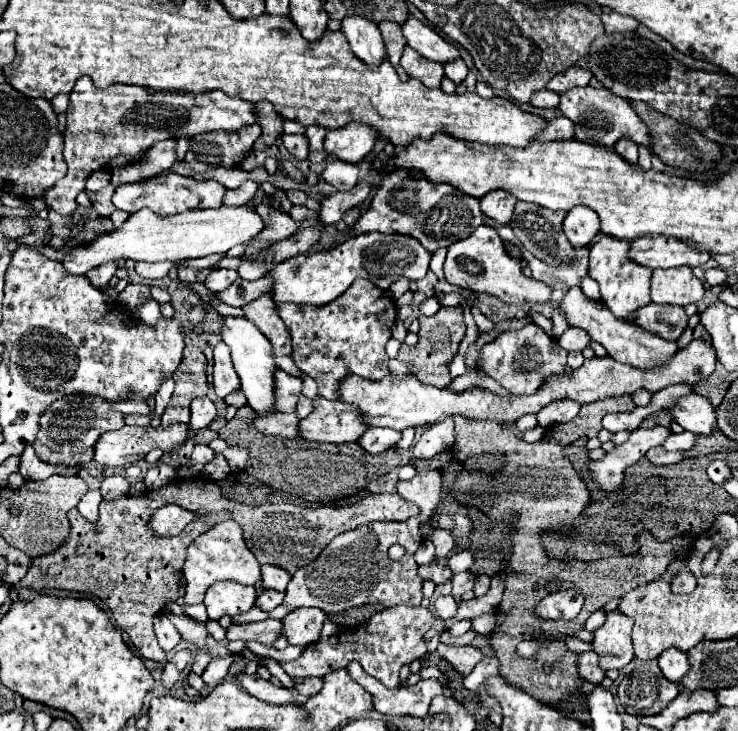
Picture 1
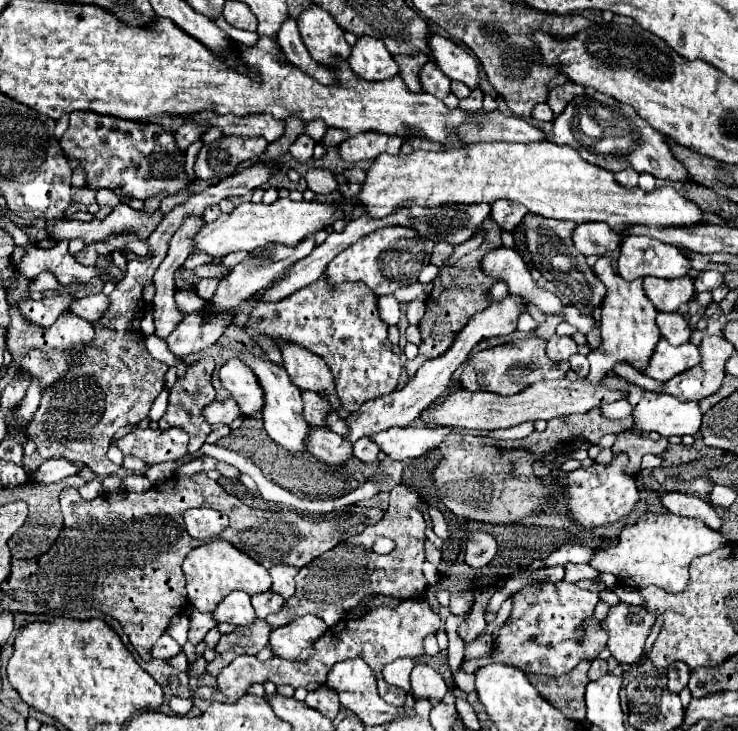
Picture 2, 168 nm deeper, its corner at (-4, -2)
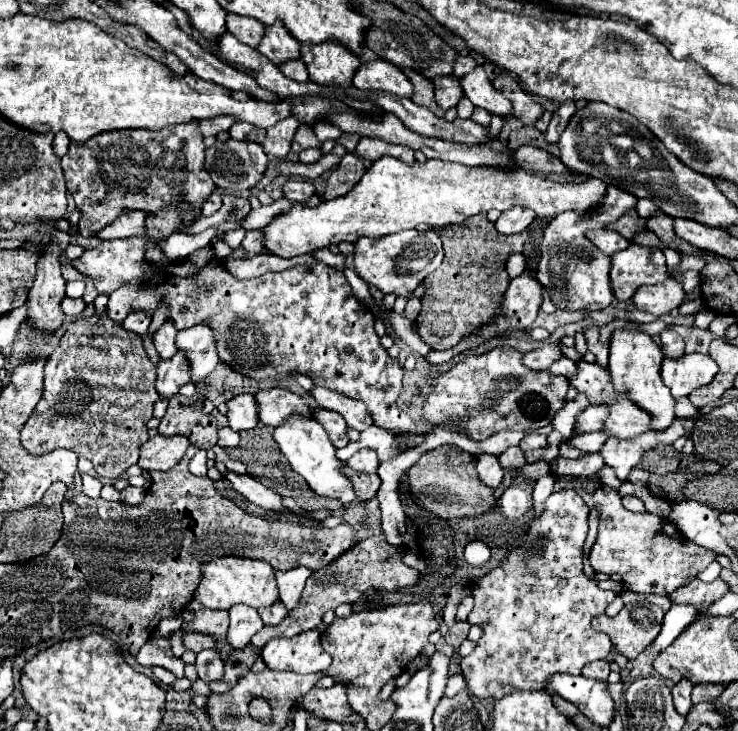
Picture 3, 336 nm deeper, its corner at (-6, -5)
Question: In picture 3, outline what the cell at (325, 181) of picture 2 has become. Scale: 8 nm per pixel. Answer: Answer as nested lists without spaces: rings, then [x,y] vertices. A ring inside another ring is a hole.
[[[288,180],[284,184],[284,196],[292,202],[308,202],[316,192],[316,186],[312,182],[304,182],[304,180]]]

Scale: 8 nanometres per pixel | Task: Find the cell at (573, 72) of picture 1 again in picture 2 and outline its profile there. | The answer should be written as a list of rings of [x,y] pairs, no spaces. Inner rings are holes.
[[[566,81],[562,87],[552,89],[550,95],[548,95],[548,105],[550,105],[552,111],[554,111],[554,117],[558,117],[558,115],[566,109],[566,105],[568,105],[574,97],[578,97],[578,95],[582,95],[582,93],[584,93],[584,87],[572,83],[572,81]]]

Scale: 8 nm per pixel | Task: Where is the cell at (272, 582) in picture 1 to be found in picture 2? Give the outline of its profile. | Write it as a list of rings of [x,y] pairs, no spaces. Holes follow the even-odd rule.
[[[276,565],[270,569],[270,577],[272,577],[272,591],[282,595],[284,599],[290,599],[294,595],[294,589],[296,589],[296,577],[298,569],[296,567],[290,567],[290,565]]]

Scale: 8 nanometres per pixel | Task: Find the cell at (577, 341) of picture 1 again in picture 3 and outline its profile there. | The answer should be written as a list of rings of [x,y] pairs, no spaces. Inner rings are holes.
[[[546,342],[542,348],[536,348],[524,356],[524,364],[532,370],[546,370],[564,354],[560,350],[560,342]]]

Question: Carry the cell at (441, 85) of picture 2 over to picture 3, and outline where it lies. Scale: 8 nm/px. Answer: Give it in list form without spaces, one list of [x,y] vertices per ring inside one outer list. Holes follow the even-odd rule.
[[[436,76],[434,94],[436,94],[438,106],[442,110],[448,110],[448,108],[458,104],[458,100],[462,98],[464,92],[462,92],[462,86],[460,86],[456,76]]]

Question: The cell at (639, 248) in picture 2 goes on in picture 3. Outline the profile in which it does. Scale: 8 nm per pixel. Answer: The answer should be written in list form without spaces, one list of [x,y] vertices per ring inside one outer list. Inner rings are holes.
[[[632,242],[626,250],[616,252],[610,258],[610,280],[618,302],[628,302],[644,284],[660,284],[668,278],[664,252],[656,246]]]

